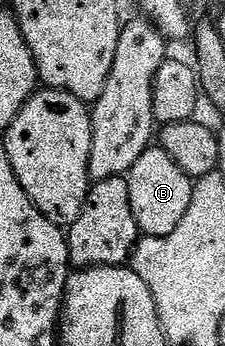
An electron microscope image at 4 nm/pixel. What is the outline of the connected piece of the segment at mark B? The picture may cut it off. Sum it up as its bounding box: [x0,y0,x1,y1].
[127,146,194,236]

